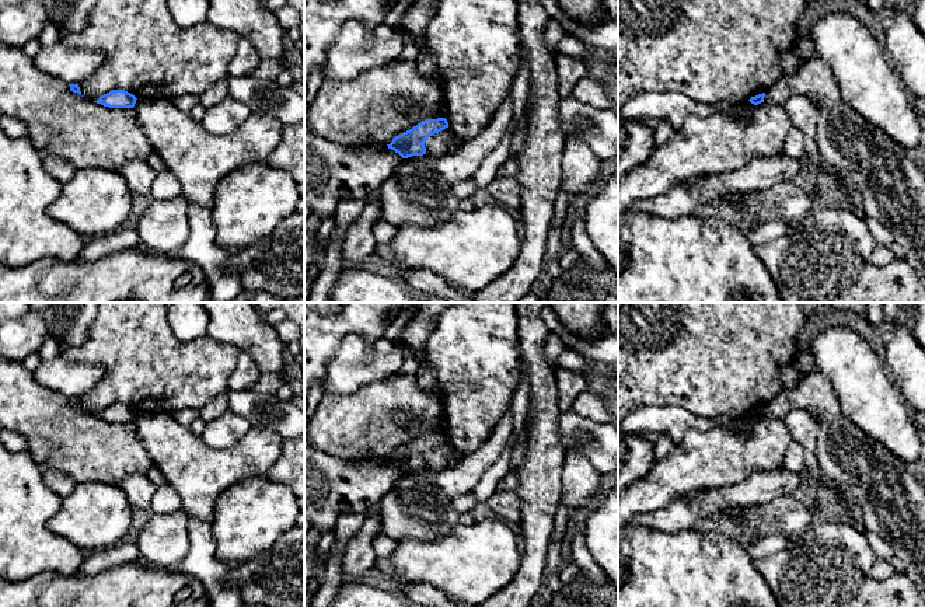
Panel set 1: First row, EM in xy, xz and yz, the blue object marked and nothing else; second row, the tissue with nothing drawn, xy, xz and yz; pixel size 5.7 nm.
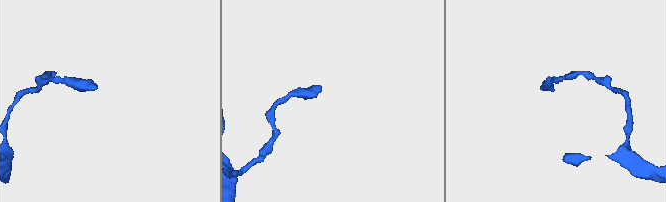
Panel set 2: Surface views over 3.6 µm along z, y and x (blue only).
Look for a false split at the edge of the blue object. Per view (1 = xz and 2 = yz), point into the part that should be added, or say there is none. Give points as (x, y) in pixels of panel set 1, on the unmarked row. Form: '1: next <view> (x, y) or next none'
1: next none
2: next none

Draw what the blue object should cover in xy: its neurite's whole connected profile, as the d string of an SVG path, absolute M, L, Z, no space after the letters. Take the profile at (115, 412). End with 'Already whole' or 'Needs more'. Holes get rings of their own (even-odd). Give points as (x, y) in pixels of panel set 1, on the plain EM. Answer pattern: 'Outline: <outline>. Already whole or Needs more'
Outline: M111 404L109 407L101 409L97 418L109 422L133 422L136 418L136 411L125 404Z. Already whole

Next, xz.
Outline: M446 432L425 433L412 443L395 450L388 463L398 467L402 472L426 468L425 456L434 447L448 442Z. Already whole

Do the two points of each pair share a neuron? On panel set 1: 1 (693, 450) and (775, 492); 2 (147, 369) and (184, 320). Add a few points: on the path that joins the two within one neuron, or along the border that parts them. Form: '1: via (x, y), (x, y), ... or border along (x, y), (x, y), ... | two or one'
1: border along (778, 468), (757, 471), (736, 484), (715, 487) | two
2: border along (167, 317), (181, 341), (205, 335) | two

